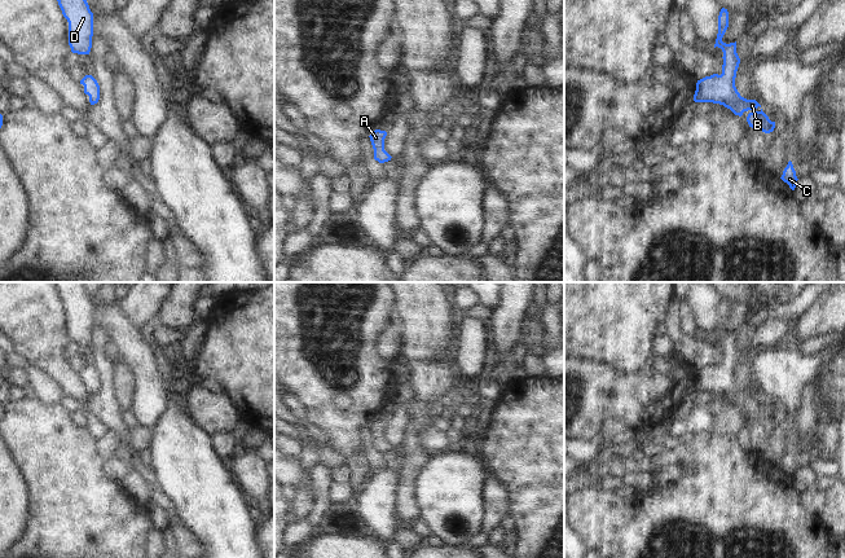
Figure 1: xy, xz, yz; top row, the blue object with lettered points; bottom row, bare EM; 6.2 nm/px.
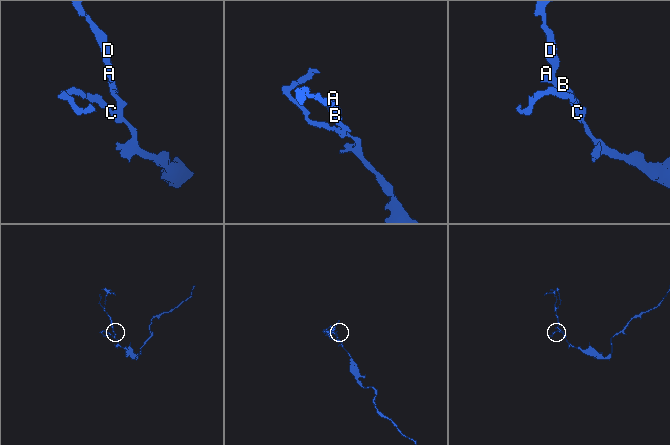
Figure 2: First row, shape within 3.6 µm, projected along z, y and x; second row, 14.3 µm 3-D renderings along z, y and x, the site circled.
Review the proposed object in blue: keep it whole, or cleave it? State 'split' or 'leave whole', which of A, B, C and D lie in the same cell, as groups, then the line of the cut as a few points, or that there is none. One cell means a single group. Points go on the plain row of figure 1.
leave whole; A B C D; no cut

